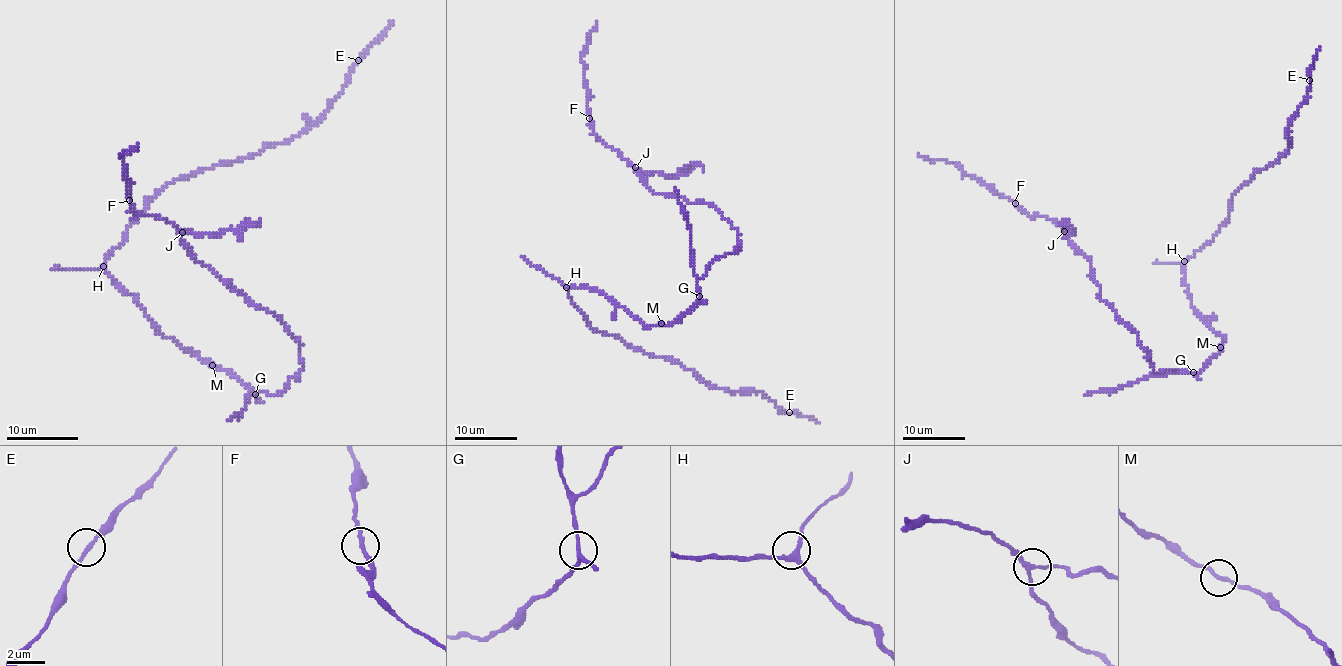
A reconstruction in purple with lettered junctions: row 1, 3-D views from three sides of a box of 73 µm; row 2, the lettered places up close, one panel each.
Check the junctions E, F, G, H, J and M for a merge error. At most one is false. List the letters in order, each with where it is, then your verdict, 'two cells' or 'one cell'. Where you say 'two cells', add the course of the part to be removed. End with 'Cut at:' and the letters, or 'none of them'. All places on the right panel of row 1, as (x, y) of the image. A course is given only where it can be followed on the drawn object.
E: place (1309, 80); one cell
F: place (1015, 203); one cell
G: place (1193, 372); one cell
H: place (1184, 261); one cell
J: place (1064, 231); two cells; course (1065, 231), (1073, 232), (1071, 228), (1062, 225), (1068, 220)
M: place (1220, 347); one cell
Cut at: J

